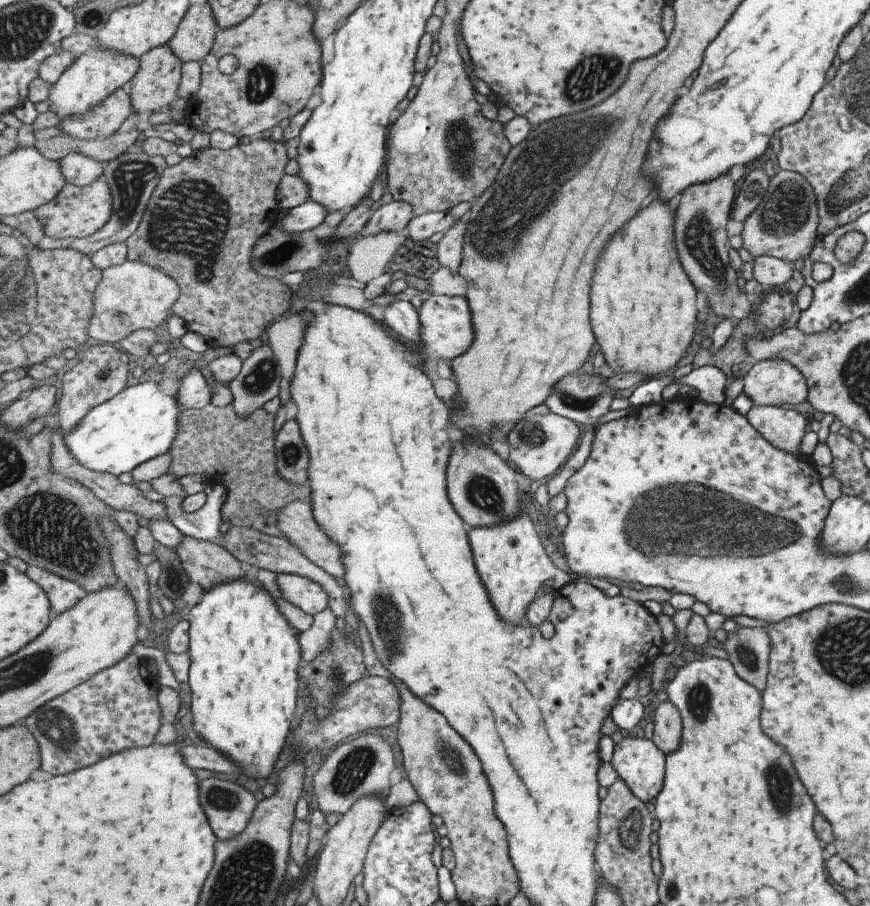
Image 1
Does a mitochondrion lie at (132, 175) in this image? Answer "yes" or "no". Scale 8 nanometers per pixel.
yes

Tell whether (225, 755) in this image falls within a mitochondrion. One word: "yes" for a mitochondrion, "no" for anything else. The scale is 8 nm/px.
no

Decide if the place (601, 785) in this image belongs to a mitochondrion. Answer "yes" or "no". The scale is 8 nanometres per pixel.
no

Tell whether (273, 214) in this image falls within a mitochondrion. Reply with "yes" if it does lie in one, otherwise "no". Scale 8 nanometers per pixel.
no

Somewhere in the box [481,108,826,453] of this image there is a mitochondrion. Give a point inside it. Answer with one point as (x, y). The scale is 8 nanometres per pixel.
(787, 207)

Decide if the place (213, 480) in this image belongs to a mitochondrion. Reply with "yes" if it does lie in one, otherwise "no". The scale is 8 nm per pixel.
no

